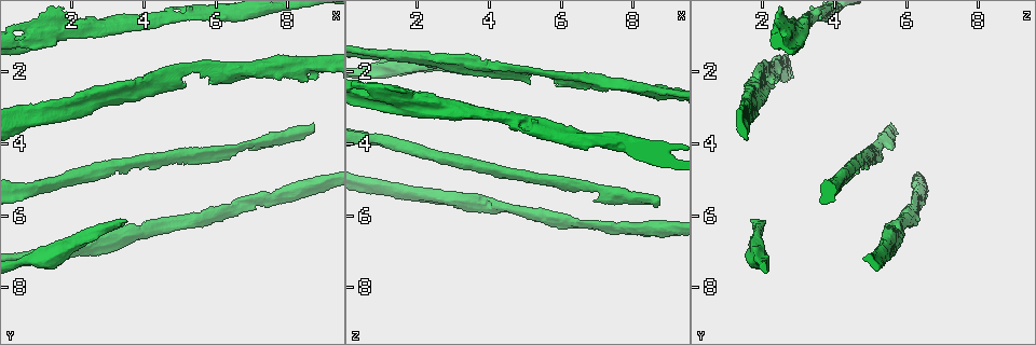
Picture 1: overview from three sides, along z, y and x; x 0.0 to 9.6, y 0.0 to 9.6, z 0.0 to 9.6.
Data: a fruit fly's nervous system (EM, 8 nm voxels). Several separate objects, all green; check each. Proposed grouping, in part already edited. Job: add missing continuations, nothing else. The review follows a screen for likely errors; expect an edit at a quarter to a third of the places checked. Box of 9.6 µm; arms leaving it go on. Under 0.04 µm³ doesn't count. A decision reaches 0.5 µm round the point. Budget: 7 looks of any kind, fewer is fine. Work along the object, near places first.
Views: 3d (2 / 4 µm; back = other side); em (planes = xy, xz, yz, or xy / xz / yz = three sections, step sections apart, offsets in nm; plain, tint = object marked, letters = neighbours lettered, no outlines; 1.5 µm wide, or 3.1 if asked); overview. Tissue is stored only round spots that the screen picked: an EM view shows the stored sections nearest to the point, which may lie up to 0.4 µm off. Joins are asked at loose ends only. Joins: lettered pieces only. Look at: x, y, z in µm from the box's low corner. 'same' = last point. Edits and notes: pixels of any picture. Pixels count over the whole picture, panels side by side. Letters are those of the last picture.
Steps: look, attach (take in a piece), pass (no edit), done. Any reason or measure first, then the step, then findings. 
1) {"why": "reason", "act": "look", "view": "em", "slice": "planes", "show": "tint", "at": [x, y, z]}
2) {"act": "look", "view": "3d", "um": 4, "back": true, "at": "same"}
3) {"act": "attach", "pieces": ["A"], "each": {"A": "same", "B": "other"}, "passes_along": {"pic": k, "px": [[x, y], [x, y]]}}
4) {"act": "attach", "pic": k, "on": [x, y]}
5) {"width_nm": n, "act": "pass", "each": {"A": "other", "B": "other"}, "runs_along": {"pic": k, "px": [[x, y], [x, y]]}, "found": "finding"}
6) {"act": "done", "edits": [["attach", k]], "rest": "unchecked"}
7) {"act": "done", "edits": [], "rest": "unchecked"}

{"why": "an open end", "act": "look", "view": "em", "slice": "xz", "step": 4, "show": "letters", "at": [5.00, 2.45, 2.20]}

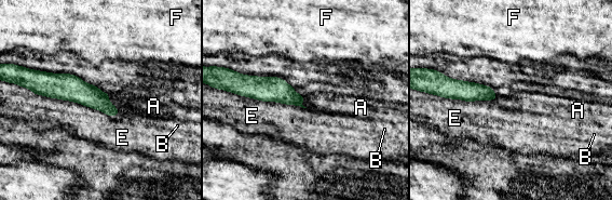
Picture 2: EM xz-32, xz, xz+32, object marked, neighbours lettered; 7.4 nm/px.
{"act": "pass", "each": {"A": "other", "B": "other", "E": "other", "F": "other"}, "runs_along": {"pic": 2, "px": [[35, 88], [72, 88], [116, 111]]}, "found": "no lettered piece goes on from it"}

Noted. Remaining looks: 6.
{"why": "branch stops here", "act": "look", "view": "3d", "um": 2, "at": [6.45, 4.35, 5.25]}

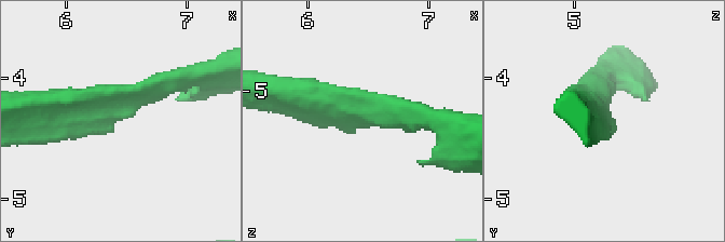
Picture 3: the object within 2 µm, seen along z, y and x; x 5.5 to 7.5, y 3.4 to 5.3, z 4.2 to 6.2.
{"act": "look", "view": "em", "slice": "xz", "step": 4, "show": "tint", "at": [6.44, 4.34, 5.30]}

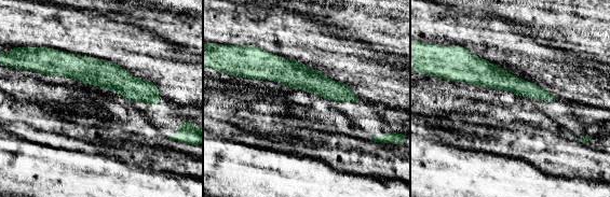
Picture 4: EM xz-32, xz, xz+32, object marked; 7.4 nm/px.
{"act": "look", "view": "em", "slice": "planes", "show": "letters", "at": "same"}

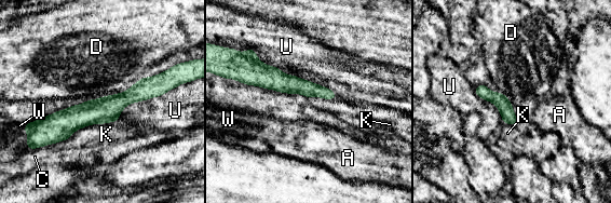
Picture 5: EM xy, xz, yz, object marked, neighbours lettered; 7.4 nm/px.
{"act": "pass", "each": {"A": "other", "C": "other", "D": "other", "K": "other", "U": "other", "W": "other"}, "border": {"pic": 5, "px": [[117, 121], [82, 126], [68, 138]]}, "found": "no lettered piece goes on from it"}

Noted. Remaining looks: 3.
{"why": "end of a long branch", "act": "look", "view": "3d", "um": 4, "at": [8.75, 3.40, 5.55]}

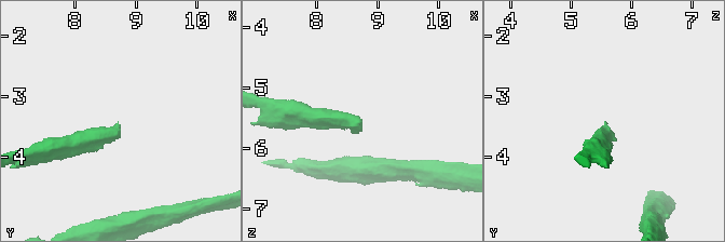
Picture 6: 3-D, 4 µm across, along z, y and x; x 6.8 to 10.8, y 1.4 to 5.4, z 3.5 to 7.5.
{"act": "look", "view": "em", "slice": "planes", "show": "letters", "at": [8.70, 3.40, 5.55]}

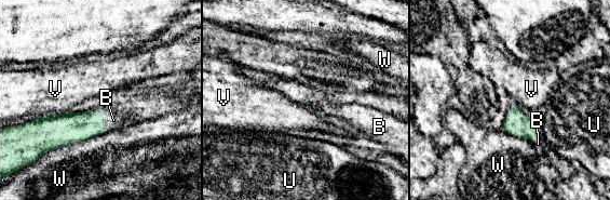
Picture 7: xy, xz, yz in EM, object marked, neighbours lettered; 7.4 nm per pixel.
{"act": "attach", "pieces": ["B"], "each": {"B": "same", "U": "other", "V": "other", "W": "other"}, "passes_along": {"pic": 7, "px": [[72, 128], [105, 119], [113, 120]]}, "found": "the cell continues"}

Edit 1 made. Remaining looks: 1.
{"act": "done", "edits": [["attach", 7]], "rest": "unchecked"}

